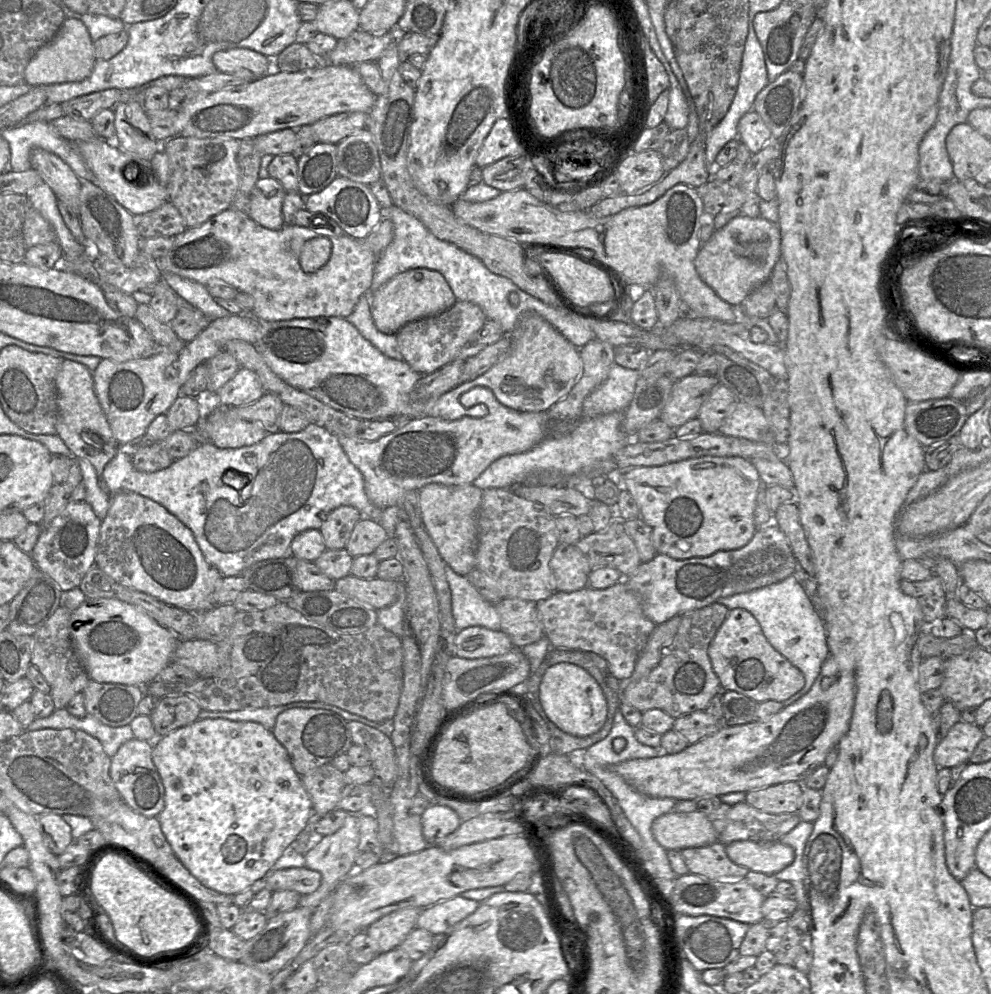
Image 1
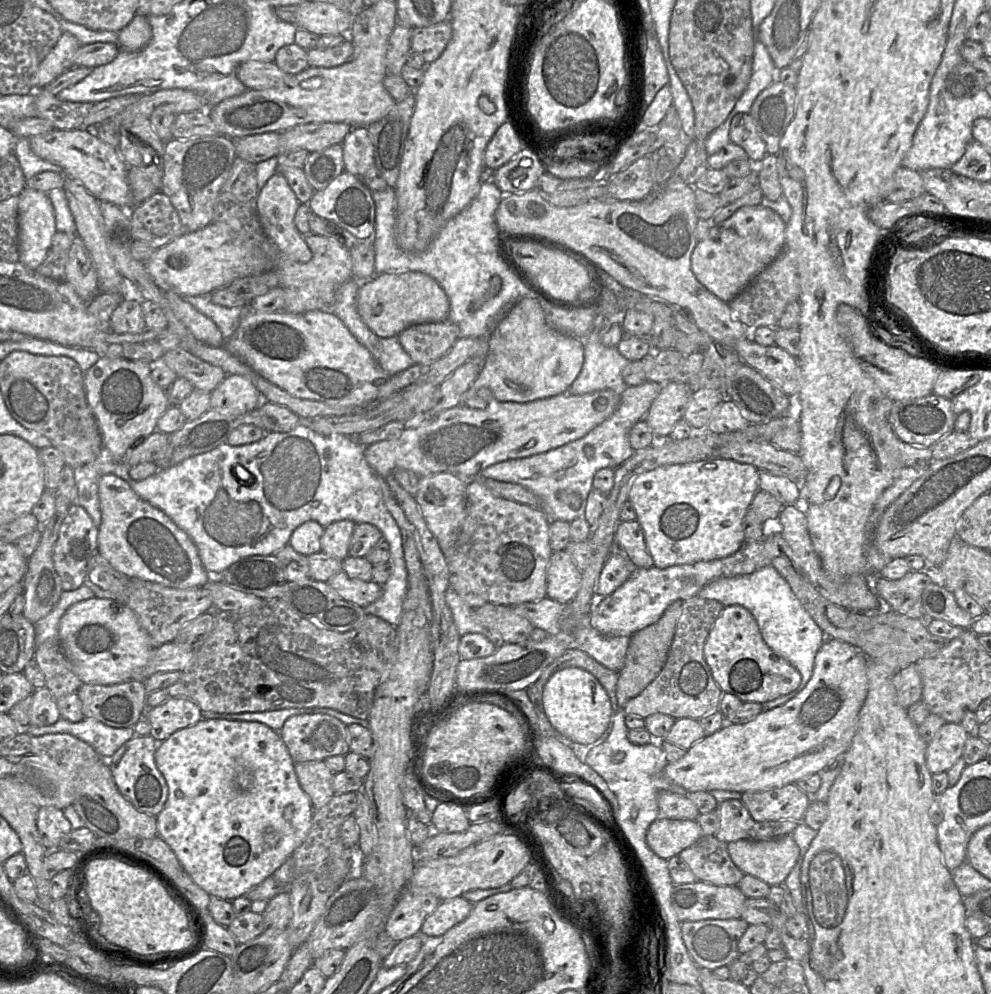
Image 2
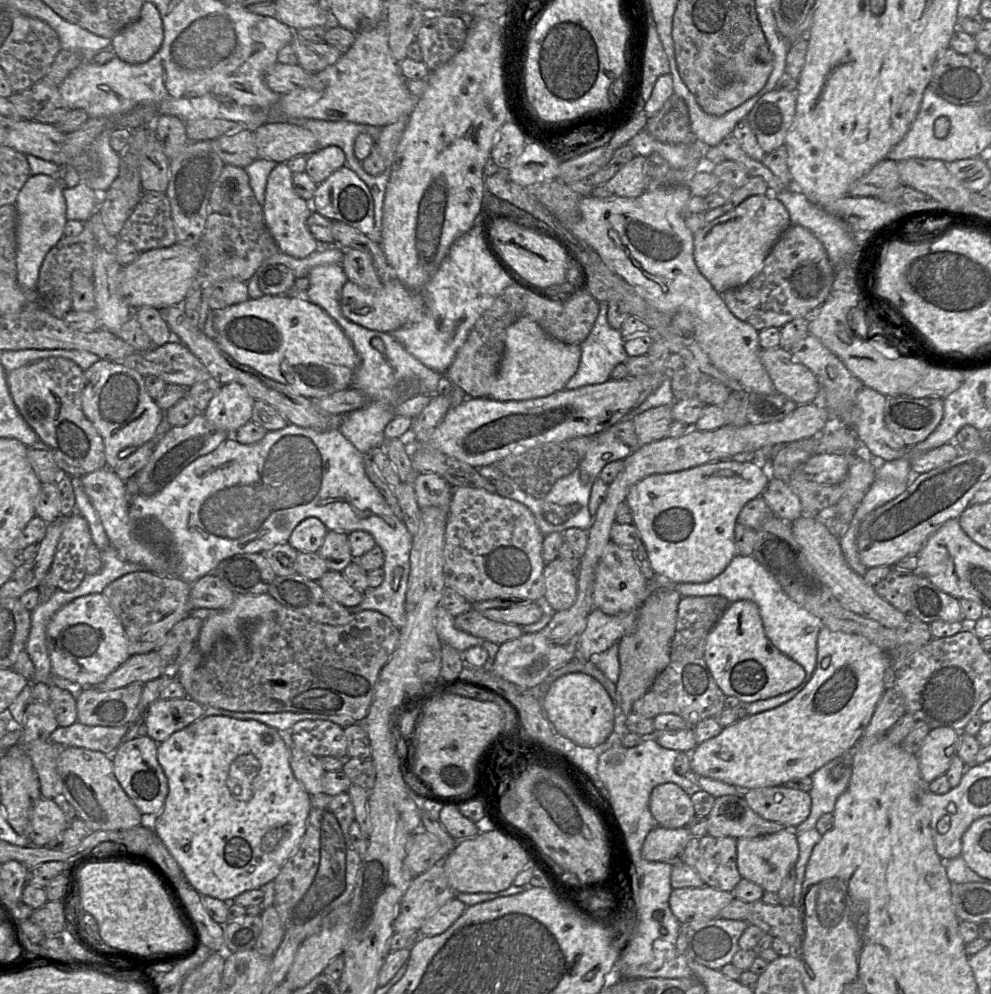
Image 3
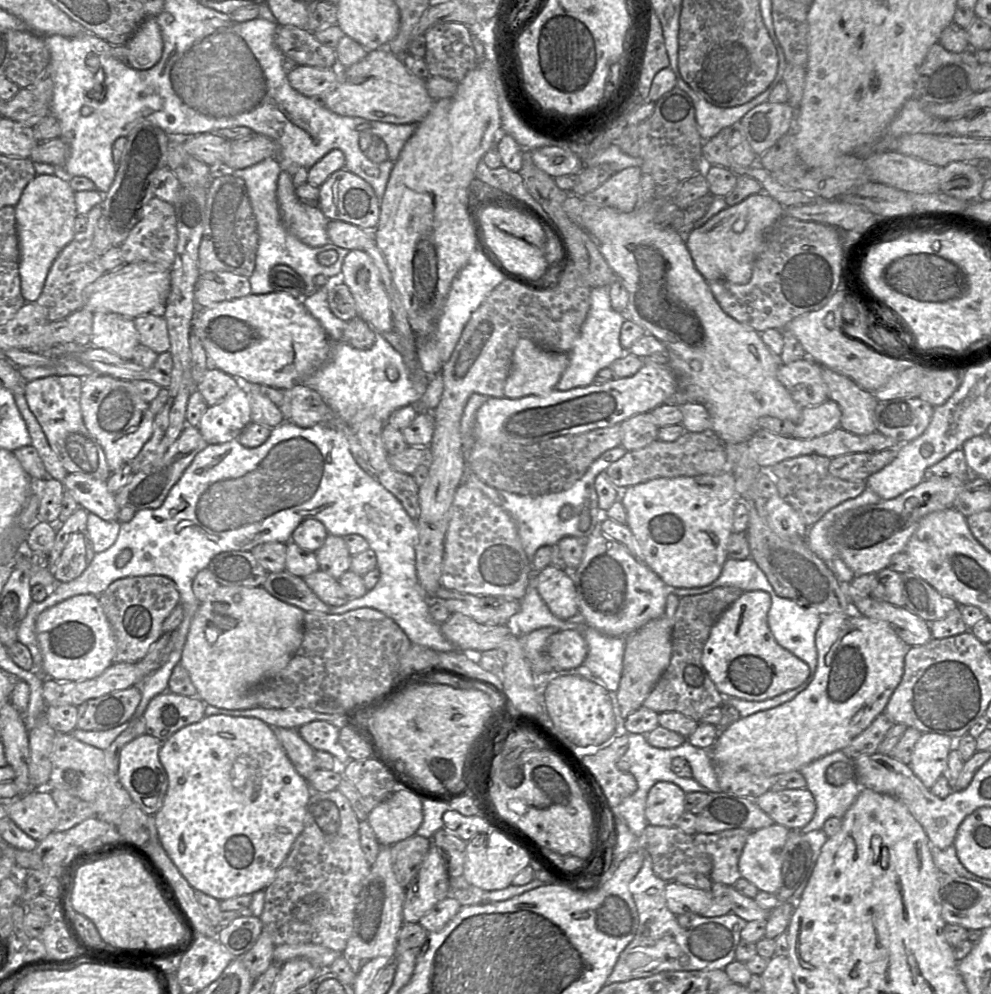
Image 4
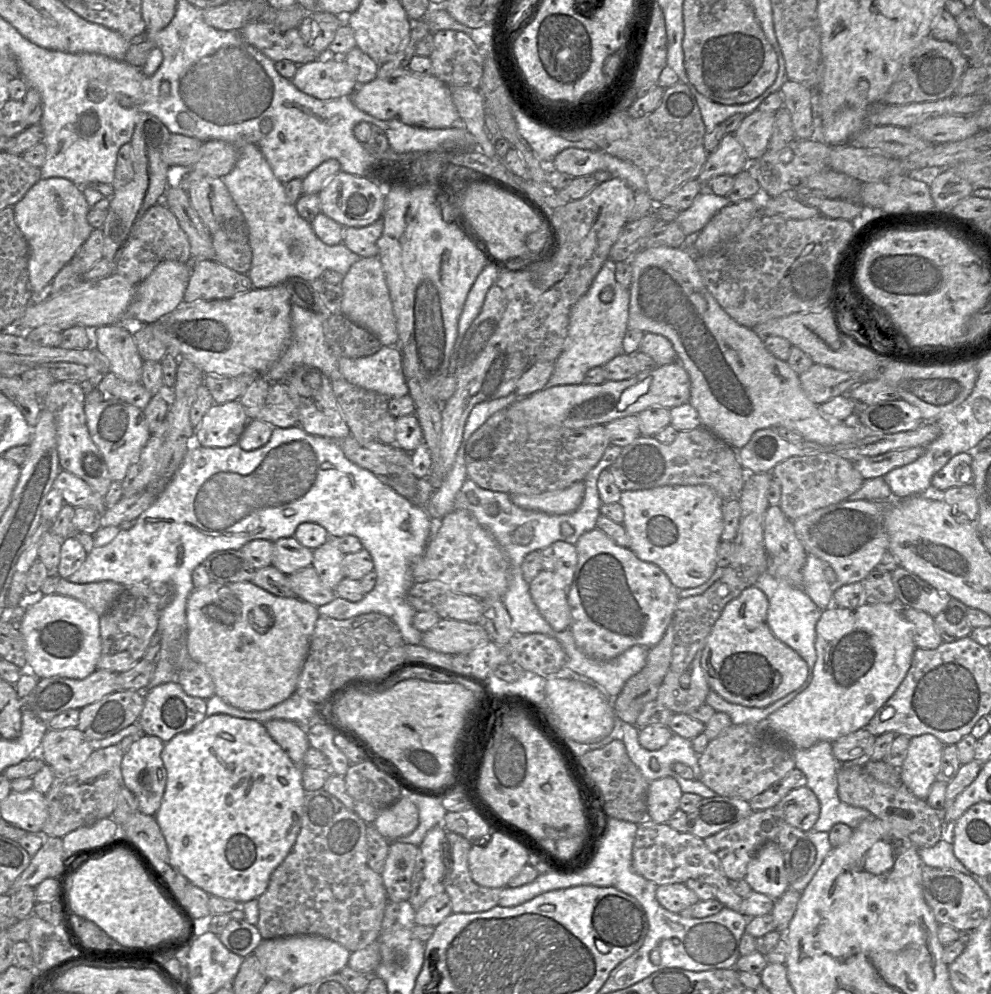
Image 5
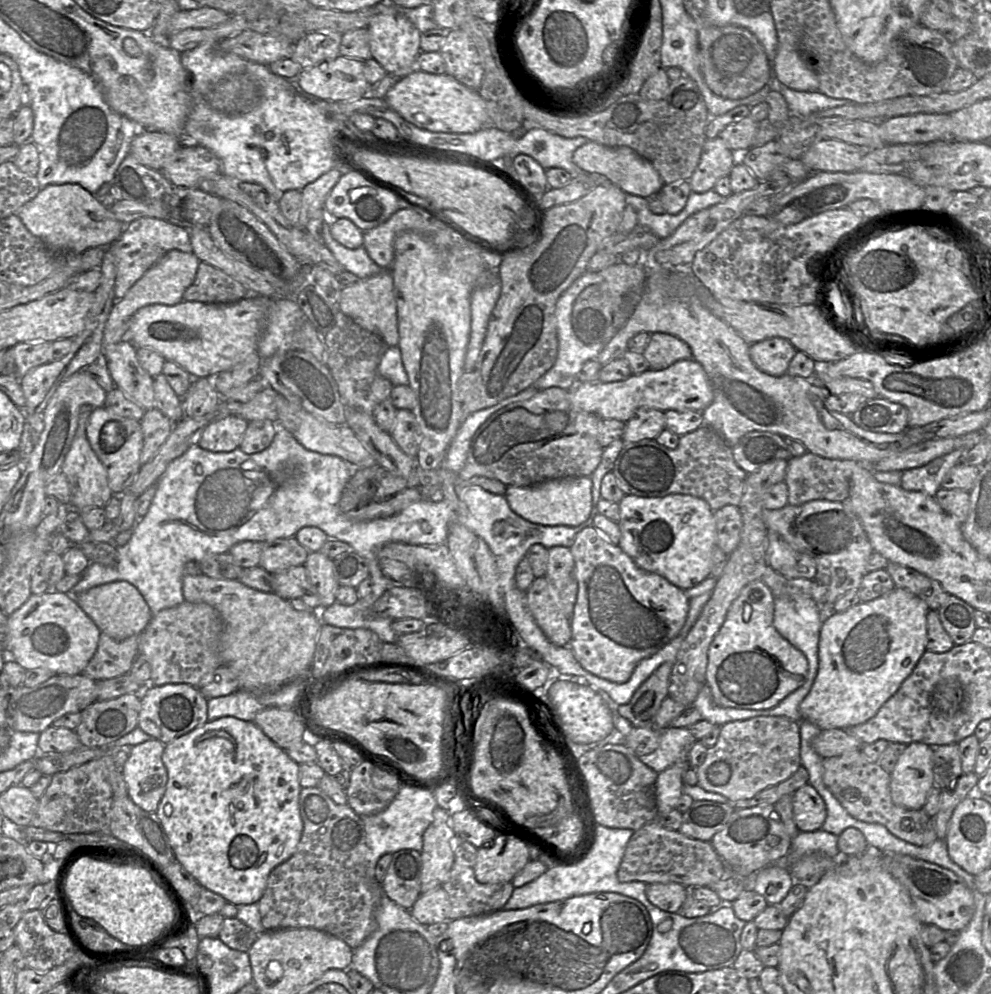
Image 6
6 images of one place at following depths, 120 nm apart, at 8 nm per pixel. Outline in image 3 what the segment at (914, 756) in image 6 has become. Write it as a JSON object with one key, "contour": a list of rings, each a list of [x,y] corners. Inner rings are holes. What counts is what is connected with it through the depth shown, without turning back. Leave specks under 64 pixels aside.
{"contour":[[[949,727],[932,729],[926,736],[918,753],[919,769],[926,784],[930,784],[949,770],[952,757],[947,756],[947,747],[955,747],[956,753],[961,743],[961,734]]]}

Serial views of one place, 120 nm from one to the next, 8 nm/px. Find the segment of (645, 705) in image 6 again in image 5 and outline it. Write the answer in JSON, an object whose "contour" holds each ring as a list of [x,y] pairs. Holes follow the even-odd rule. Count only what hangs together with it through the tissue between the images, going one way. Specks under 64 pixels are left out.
{"contour":[[[674,617],[661,641],[650,648],[642,670],[630,677],[621,692],[612,699],[612,708],[617,719],[635,725],[645,704],[656,699],[672,661],[673,647]]]}

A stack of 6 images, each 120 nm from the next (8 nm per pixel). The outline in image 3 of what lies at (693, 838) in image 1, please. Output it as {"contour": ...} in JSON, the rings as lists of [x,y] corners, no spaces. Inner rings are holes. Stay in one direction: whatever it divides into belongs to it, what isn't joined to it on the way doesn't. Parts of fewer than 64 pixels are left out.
{"contour":[[[655,826],[646,836],[642,857],[649,861],[672,862],[678,859],[692,835],[686,827],[668,829]]]}

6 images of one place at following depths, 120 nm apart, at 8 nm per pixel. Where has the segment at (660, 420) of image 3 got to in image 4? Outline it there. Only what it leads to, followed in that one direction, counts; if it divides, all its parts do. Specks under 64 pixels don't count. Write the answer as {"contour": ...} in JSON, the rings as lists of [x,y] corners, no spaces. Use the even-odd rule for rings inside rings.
{"contour":[[[650,412],[632,416],[619,425],[622,432],[621,446],[627,451],[642,449],[658,437],[659,427]]]}

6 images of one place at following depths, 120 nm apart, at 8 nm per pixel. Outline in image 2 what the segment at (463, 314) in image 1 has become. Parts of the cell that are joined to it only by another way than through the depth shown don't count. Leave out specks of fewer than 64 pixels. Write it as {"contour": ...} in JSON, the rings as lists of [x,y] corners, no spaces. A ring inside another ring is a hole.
{"contour":[[[445,319],[413,324],[404,329],[398,340],[414,364],[429,365],[446,354],[460,338],[458,326]]]}

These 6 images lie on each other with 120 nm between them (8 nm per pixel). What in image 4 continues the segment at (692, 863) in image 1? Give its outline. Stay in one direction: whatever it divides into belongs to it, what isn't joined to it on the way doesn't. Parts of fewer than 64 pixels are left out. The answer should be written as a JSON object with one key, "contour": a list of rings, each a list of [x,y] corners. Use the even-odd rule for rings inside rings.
{"contour":[[[736,828],[712,834],[693,835],[695,845],[712,859],[709,878],[715,886],[732,886],[741,877],[738,862],[751,832]]]}

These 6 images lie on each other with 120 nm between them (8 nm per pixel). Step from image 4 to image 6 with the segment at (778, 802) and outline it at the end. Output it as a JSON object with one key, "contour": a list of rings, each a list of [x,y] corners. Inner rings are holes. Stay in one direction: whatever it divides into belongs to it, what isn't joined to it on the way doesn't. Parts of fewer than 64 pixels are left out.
{"contour":[[[809,783],[792,794],[794,822],[802,832],[820,830],[827,815],[822,797]]]}

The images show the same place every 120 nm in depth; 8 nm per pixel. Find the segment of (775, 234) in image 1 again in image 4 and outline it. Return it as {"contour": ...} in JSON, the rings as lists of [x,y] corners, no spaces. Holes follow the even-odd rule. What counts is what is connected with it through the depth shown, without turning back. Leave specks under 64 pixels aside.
{"contour":[[[754,194],[729,206],[685,236],[685,244],[698,272],[707,282],[724,280],[734,284],[750,281],[755,261],[762,251],[765,231],[785,214],[785,207],[771,196]]]}

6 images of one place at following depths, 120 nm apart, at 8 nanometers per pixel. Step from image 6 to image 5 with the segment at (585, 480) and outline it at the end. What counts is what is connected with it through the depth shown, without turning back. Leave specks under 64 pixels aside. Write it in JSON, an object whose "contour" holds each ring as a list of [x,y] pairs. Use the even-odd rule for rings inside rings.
{"contour":[[[579,481],[568,488],[538,495],[509,495],[513,504],[526,510],[553,515],[569,514],[581,506],[585,496],[585,484],[584,481]]]}

